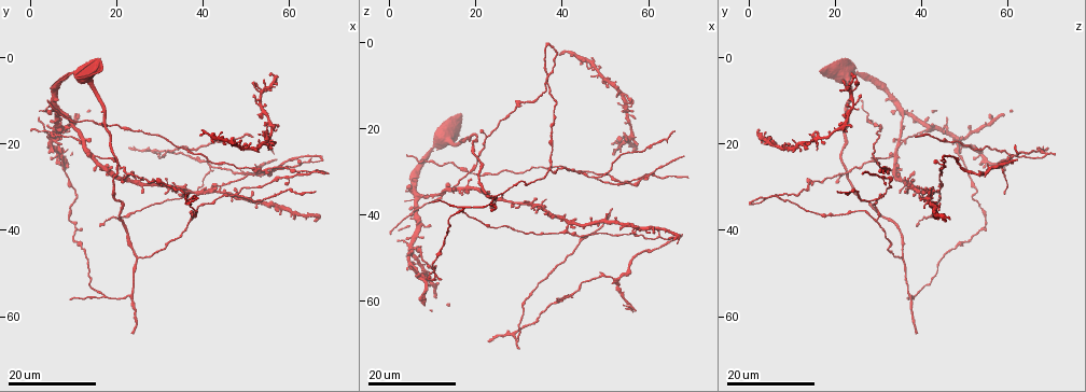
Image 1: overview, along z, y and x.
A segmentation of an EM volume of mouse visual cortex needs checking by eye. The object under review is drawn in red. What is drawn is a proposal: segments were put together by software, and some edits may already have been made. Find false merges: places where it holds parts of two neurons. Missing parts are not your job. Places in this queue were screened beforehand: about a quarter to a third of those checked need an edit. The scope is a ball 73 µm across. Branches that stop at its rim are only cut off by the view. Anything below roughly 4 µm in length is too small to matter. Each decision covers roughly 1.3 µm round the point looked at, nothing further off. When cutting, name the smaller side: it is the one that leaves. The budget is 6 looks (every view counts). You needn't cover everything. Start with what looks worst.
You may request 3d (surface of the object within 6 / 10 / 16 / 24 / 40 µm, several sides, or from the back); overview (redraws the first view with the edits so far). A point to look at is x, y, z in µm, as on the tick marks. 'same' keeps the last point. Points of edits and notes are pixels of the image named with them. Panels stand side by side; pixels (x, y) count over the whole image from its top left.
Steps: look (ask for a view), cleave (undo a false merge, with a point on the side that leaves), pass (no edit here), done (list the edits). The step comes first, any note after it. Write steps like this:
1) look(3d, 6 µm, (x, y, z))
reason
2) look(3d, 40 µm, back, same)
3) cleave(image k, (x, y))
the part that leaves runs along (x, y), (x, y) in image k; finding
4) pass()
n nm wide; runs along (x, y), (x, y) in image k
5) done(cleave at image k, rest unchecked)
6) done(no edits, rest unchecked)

look(3d, 24 µm, (12.5, 19.0, 35.0))
small branch off a trunk

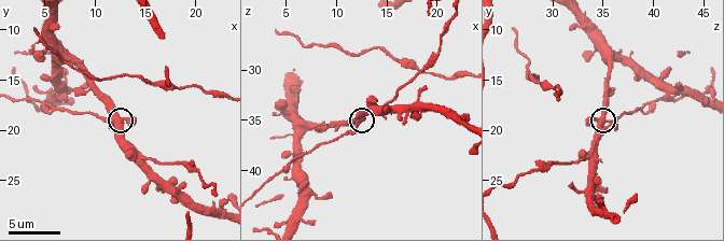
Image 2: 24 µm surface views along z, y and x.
look(3d, 10 µm, (12.0, 18.8, 35.4))

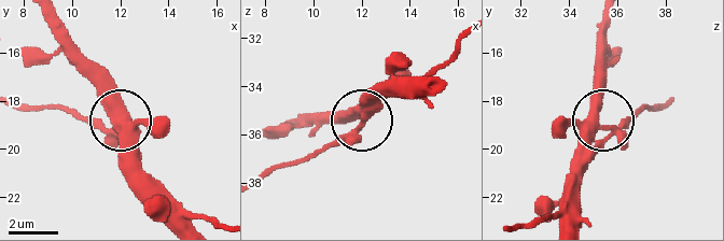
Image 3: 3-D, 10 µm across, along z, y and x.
pass()
430 nm wide; runs along (530, 223), (565, 200), (592, 127), (639, 116) in image 3; continuous, no second neuron

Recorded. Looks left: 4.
look(3d, 16 µm, (17.5, 55.5, 38.0))
arms part here

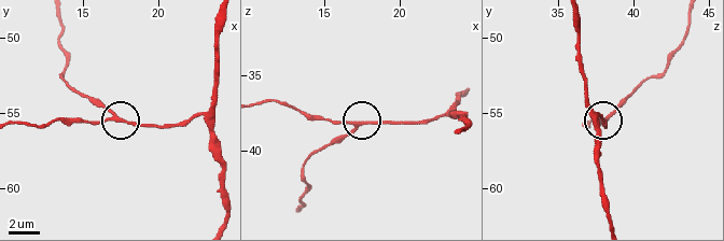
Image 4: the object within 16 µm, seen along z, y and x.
look(3d, 6 µm, (17.2, 55.4, 38.2))
closer look

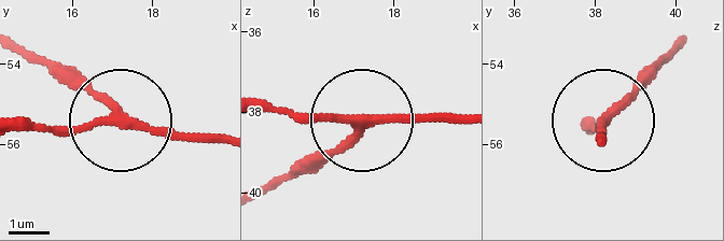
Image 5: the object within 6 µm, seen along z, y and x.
pass()
3 arms; runs along (26, 53), (77, 80), (111, 117), (26, 131) in image 5; continuous, no second neuron

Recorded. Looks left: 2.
look(3d, 16 µm, (47.5, 31.5, 31.5))
a fork

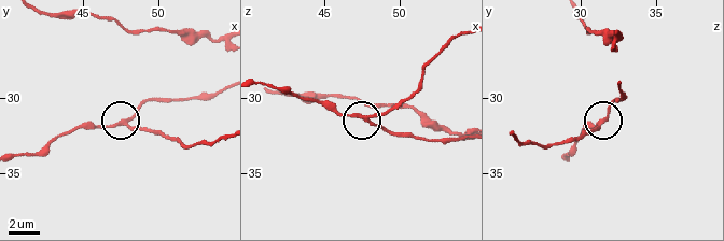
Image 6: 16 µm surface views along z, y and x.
look(3d, 10 µm, (48.0, 31.4, 31.6))

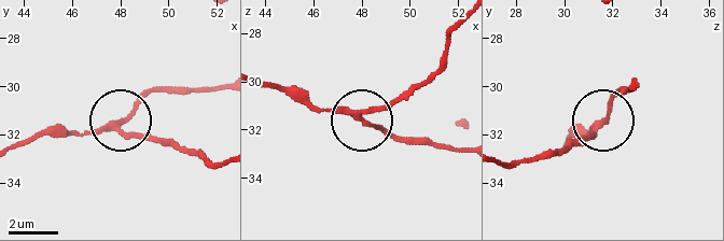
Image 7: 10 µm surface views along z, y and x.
cleave(image 7, (143, 136))
210 nm wide; two neurons meet here

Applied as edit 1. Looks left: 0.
done(cleave at image 7, rest unchecked)

